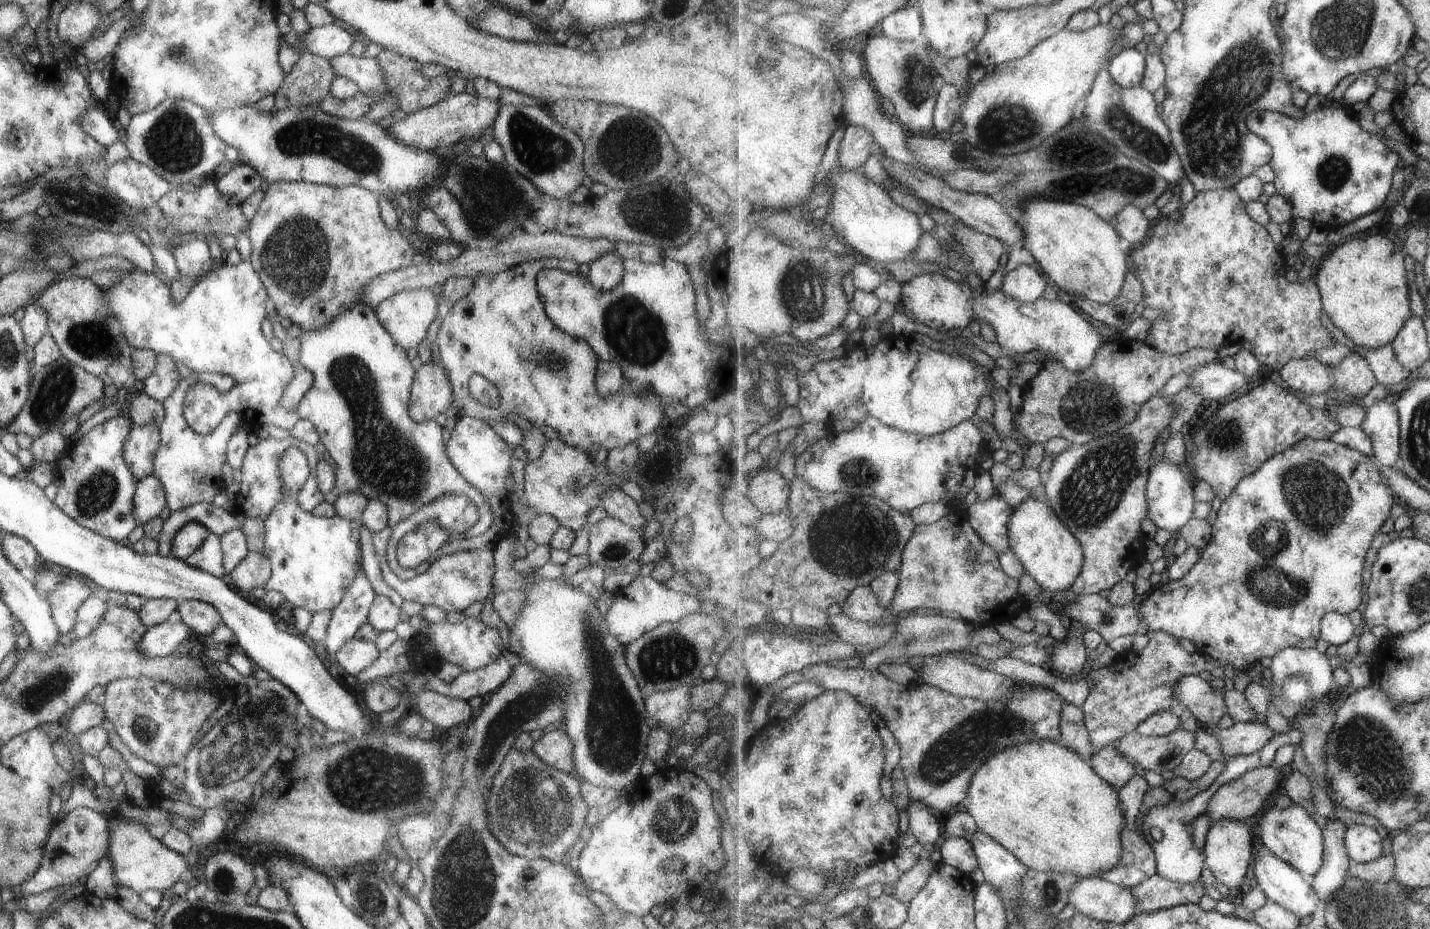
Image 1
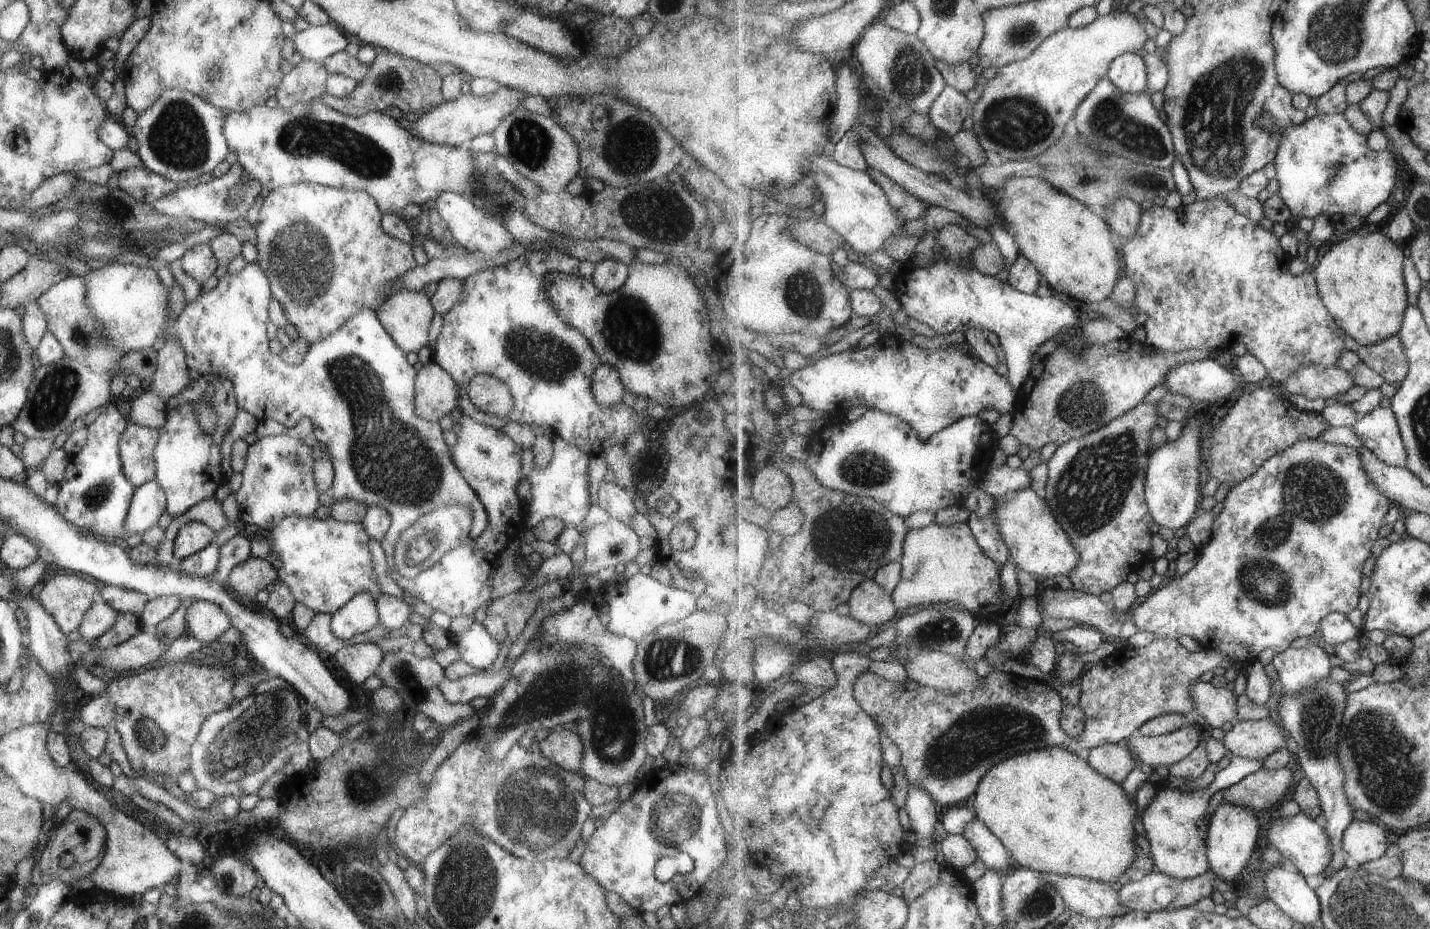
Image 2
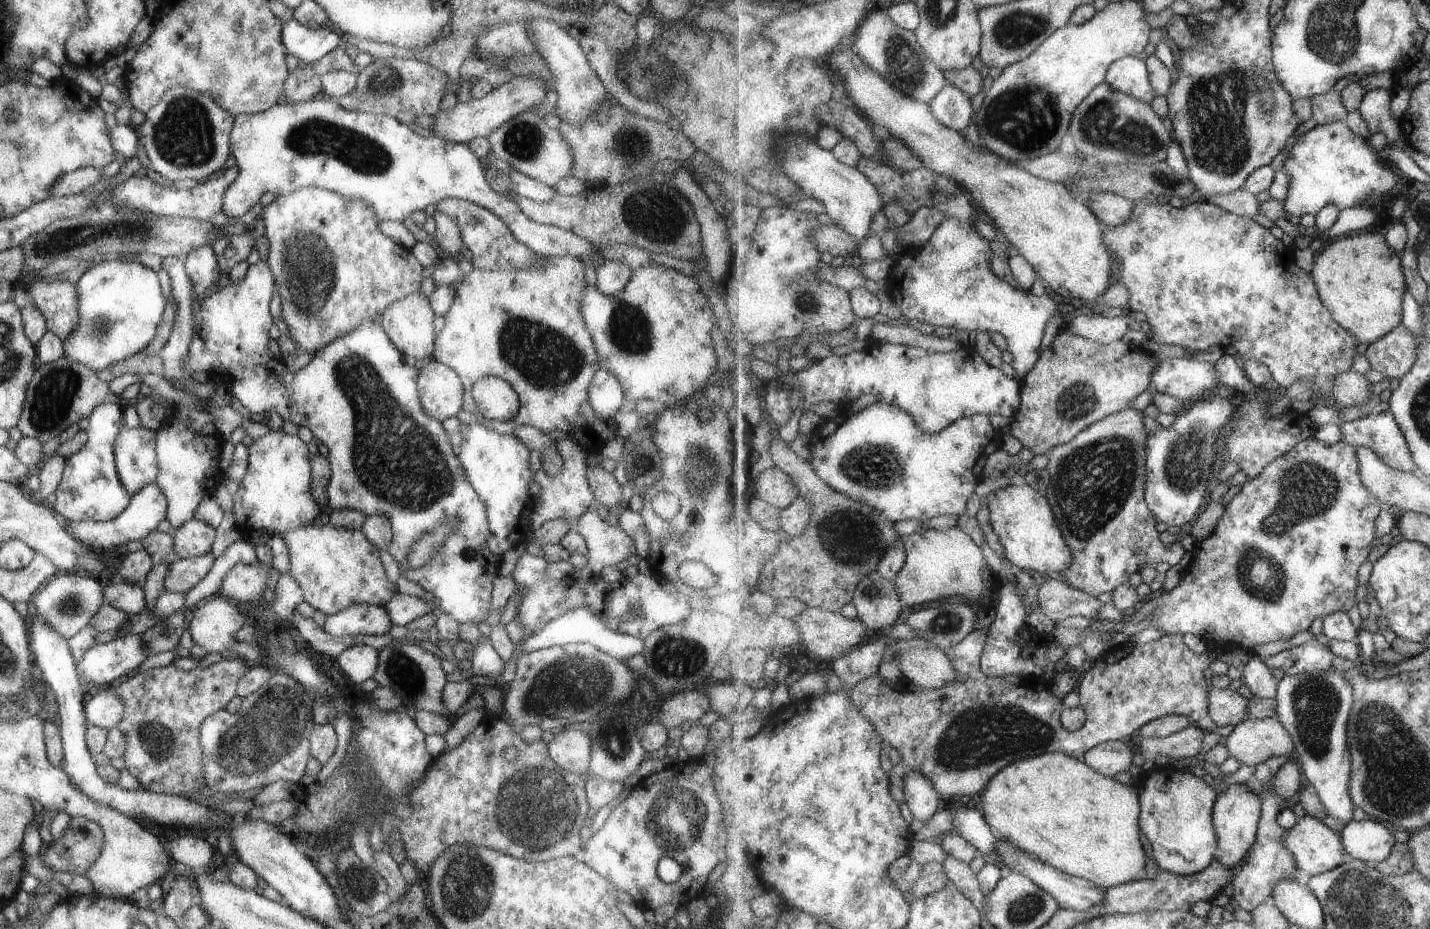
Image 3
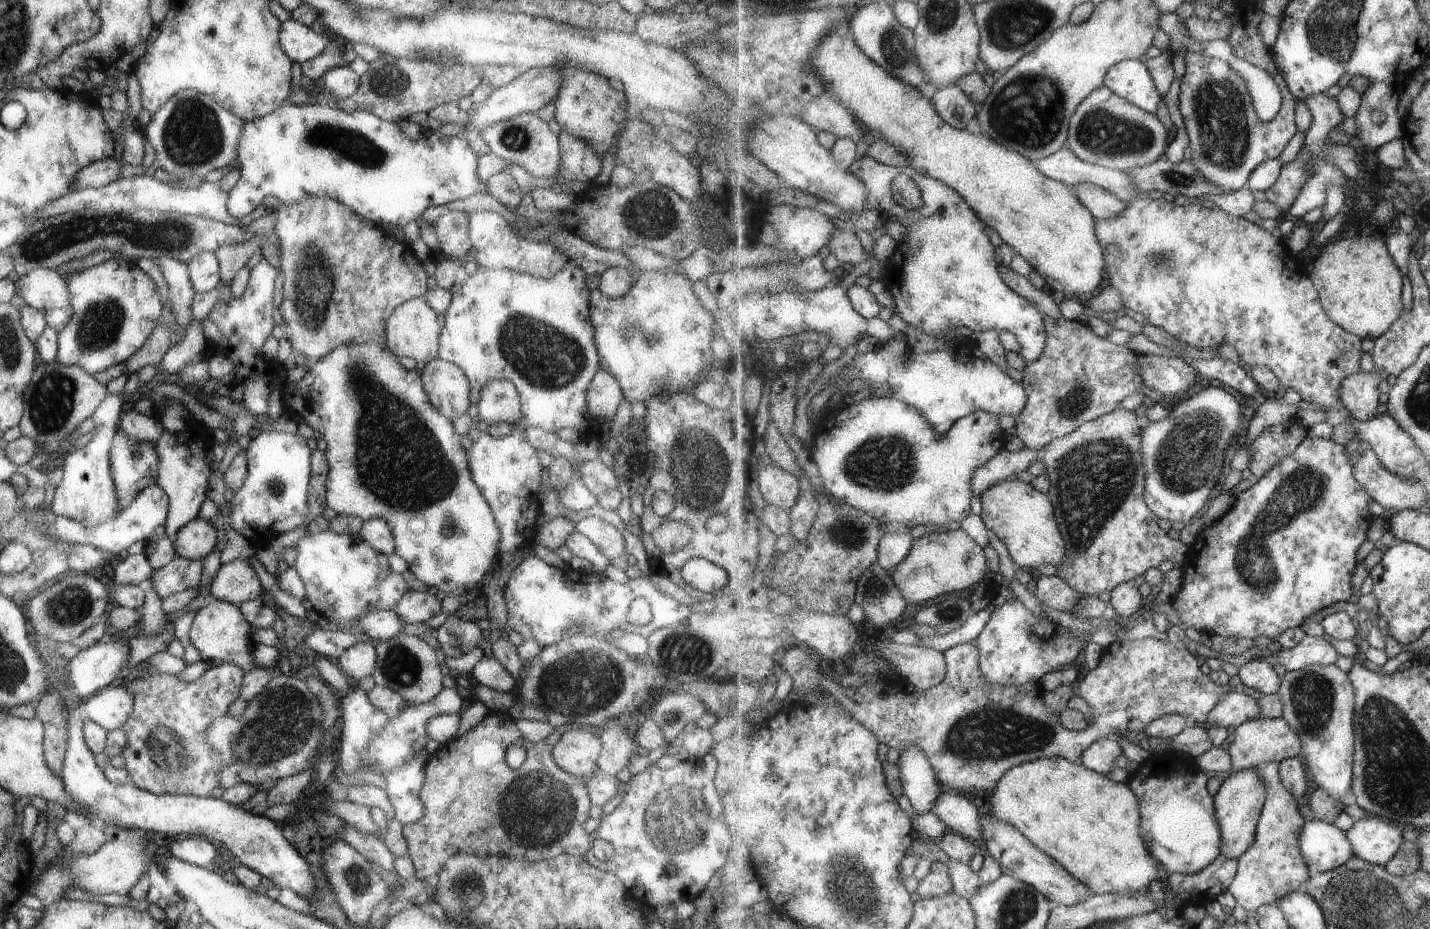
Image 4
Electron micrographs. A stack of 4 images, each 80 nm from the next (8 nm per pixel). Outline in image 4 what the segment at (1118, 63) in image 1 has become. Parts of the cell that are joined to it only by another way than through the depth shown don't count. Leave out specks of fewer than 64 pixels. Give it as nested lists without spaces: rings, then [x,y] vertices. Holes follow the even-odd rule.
[[[1125,59],[1110,68],[1103,85],[1150,113],[1157,112],[1163,100],[1150,68],[1139,59]]]

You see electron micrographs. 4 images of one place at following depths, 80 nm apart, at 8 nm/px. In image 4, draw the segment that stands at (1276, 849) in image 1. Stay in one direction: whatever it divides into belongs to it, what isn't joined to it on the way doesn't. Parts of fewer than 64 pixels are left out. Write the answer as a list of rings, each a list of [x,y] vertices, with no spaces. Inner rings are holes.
[[[1317,818],[1306,822],[1300,847],[1313,877],[1335,870],[1355,856],[1347,833],[1335,824]]]

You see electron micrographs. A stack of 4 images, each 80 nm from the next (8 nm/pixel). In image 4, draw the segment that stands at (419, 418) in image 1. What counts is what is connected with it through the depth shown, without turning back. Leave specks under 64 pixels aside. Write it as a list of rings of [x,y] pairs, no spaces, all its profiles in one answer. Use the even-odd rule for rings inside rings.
[[[435,357],[419,374],[427,400],[440,415],[451,421],[466,413],[470,384],[458,366]]]

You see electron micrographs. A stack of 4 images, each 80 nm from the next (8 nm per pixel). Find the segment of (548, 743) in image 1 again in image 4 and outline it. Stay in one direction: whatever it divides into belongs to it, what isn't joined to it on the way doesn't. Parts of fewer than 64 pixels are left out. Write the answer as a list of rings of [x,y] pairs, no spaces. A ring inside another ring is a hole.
[[[571,726],[552,746],[552,757],[561,770],[585,779],[596,772],[599,751],[597,736],[581,730],[579,726]]]

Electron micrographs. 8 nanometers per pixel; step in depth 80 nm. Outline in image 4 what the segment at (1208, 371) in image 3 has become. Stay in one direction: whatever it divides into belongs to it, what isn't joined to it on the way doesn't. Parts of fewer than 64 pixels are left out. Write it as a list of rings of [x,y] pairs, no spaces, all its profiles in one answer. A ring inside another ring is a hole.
[[[1140,354],[1136,360],[1136,372],[1141,375],[1145,386],[1161,395],[1187,398],[1187,392],[1195,384],[1199,373],[1194,365],[1181,357],[1162,357]]]

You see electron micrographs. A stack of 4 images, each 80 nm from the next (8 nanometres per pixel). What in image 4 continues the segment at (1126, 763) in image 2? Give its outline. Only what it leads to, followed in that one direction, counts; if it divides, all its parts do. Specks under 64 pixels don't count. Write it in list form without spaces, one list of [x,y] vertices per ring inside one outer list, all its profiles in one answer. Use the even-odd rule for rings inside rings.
[[[1116,736],[1103,737],[1083,751],[1079,764],[1106,775],[1115,766],[1123,764],[1125,759],[1122,752],[1123,750],[1121,750]]]

